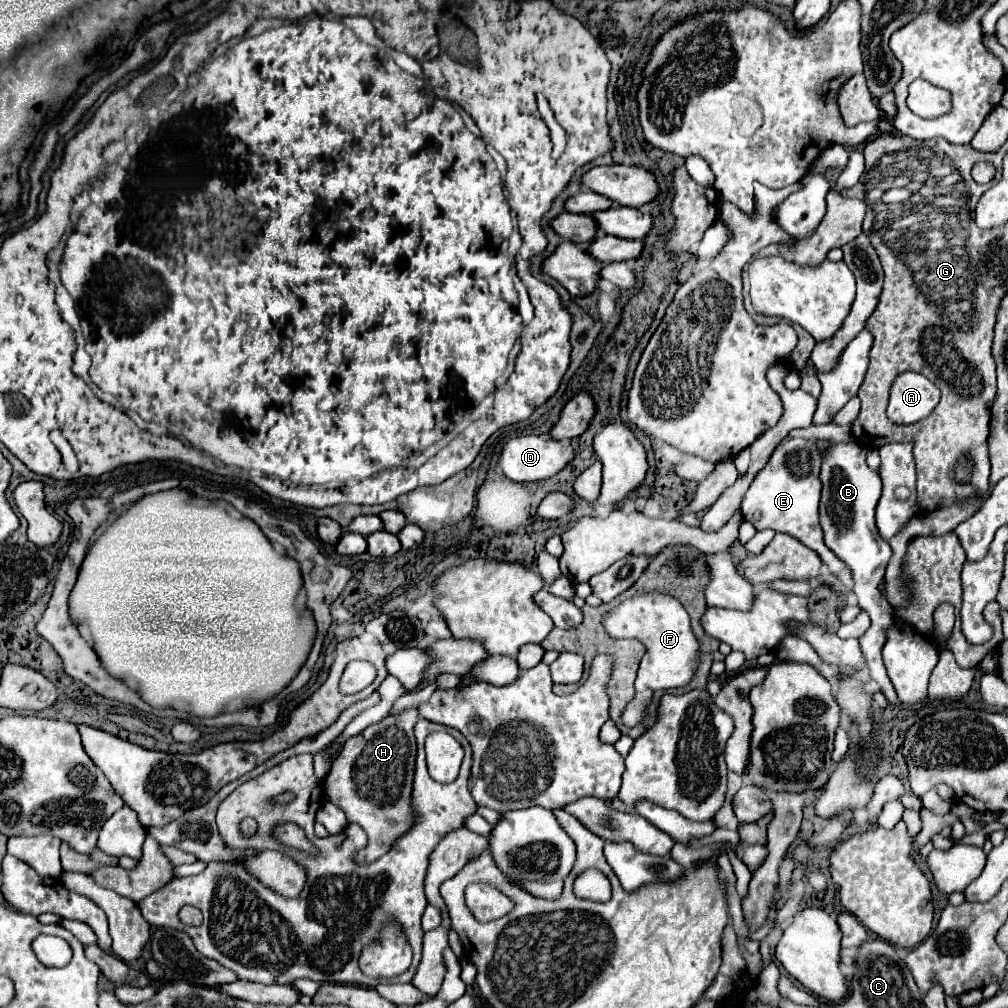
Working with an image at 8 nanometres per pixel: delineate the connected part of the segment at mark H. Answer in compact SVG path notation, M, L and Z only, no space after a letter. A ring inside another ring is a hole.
M407 708L367 726L361 734L345 742L341 756L333 762L331 772L325 778L329 802L345 810L347 820L357 822L369 834L369 845L354 856L359 864L375 862L383 856L413 822L409 806L417 754L413 726L417 720L417 708Z

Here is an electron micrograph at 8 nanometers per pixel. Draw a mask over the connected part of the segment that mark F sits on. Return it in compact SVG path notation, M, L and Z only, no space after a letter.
M665 592L635 594L633 598L623 600L617 608L607 612L601 624L611 638L635 638L645 646L645 656L641 658L635 680L635 696L621 716L627 728L635 728L647 718L645 710L657 690L667 692L683 688L695 678L695 672L701 664L701 642L691 630L691 620L683 604Z

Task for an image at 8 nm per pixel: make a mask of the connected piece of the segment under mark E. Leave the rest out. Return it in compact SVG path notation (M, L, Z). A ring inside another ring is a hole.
M803 438L787 440L773 452L761 474L755 476L753 484L745 494L745 504L741 504L741 514L745 514L745 520L751 522L755 530L771 528L775 532L785 532L797 538L807 548L815 550L822 562L828 566L829 572L837 576L845 566L823 544L823 531L818 511L821 497L819 466L821 466L821 456L815 442Z

